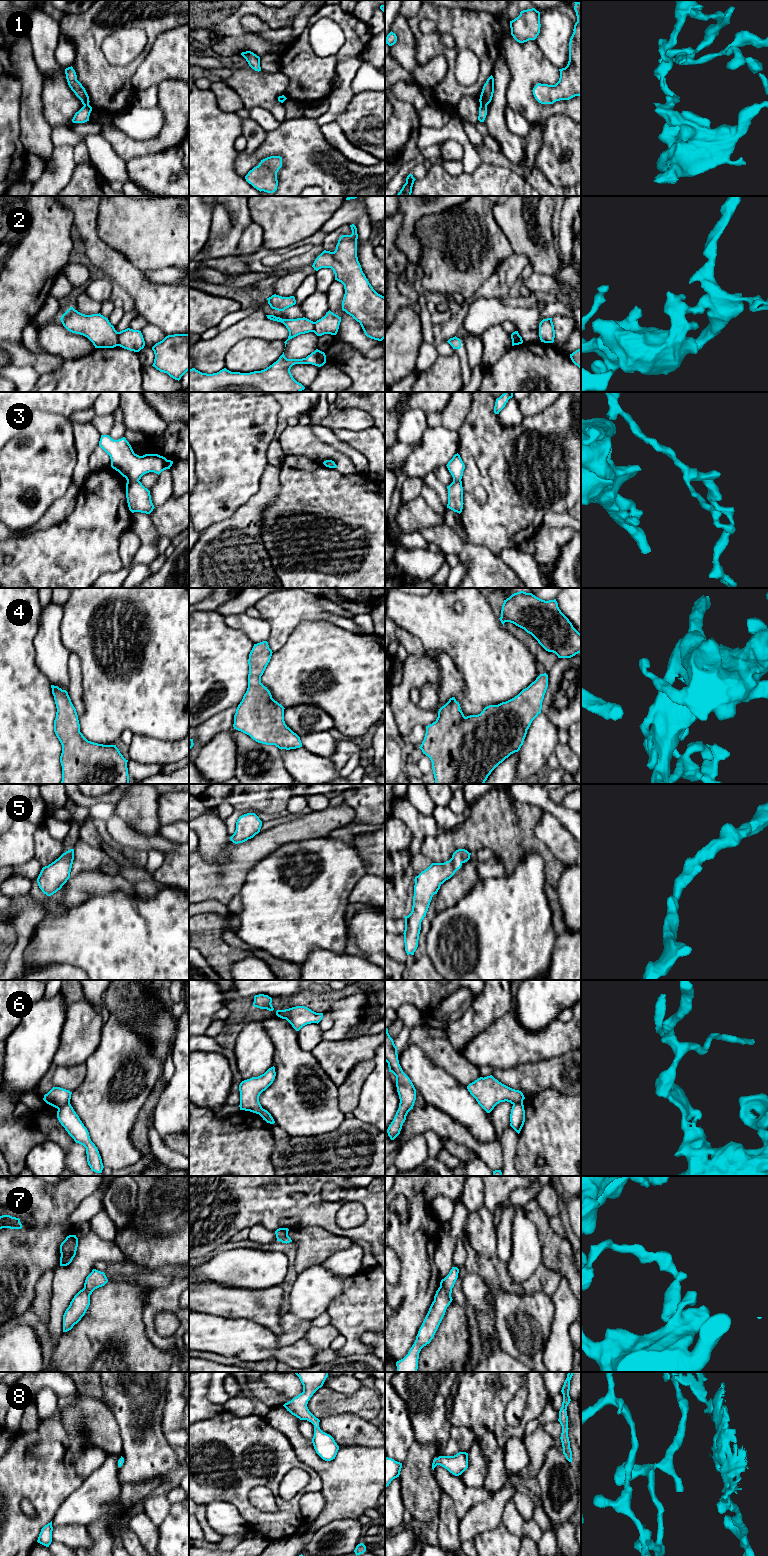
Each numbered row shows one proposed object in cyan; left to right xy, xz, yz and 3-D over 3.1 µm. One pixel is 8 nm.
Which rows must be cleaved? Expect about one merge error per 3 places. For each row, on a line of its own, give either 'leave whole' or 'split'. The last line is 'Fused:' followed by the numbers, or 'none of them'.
1: split
2: split
3: split
4: leave whole
5: leave whole
6: split
7: split
8: leave whole
Fused: 1, 2, 3, 6, 7

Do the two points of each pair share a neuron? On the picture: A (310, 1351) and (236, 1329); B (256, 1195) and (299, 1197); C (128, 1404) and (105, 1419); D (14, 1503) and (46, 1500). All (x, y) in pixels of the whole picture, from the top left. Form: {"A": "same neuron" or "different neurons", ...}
{"A": "same neuron", "B": "same neuron", "C": "different neurons", "D": "same neuron"}

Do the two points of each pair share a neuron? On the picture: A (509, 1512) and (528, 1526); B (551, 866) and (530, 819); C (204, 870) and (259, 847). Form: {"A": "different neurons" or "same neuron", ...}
{"A": "same neuron", "B": "same neuron", "C": "same neuron"}

